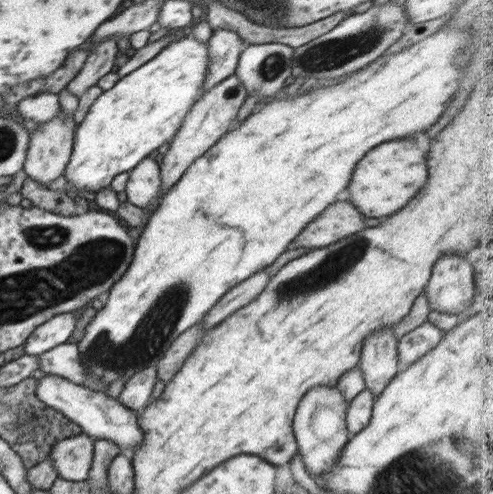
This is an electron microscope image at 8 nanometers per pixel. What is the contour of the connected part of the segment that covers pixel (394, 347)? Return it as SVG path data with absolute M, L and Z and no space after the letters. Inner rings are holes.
M389 327L373 332L373 336L363 342L359 368L366 380L366 389L376 398L399 369L398 342L393 330Z

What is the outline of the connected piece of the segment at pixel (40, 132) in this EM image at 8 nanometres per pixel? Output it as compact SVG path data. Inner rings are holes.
M62 109L56 113L54 118L44 121L44 123L38 123L38 128L29 134L30 143L28 143L22 173L26 173L28 178L34 179L44 186L47 186L52 180L56 180L58 176L62 176L72 156L73 139L77 126L73 115L68 115Z

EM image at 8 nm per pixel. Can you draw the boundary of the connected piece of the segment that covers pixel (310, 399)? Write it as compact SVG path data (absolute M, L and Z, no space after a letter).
M318 386L308 390L297 407L292 430L297 442L297 454L301 454L306 471L316 478L330 473L338 465L340 452L352 438L346 422L348 406L336 386Z

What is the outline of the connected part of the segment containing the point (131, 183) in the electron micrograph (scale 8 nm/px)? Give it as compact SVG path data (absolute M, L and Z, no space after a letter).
M144 157L132 170L129 170L130 177L126 183L126 194L128 202L136 205L137 207L146 210L150 203L158 207L160 202L156 204L154 198L160 191L160 178L159 159L152 159L152 157Z

